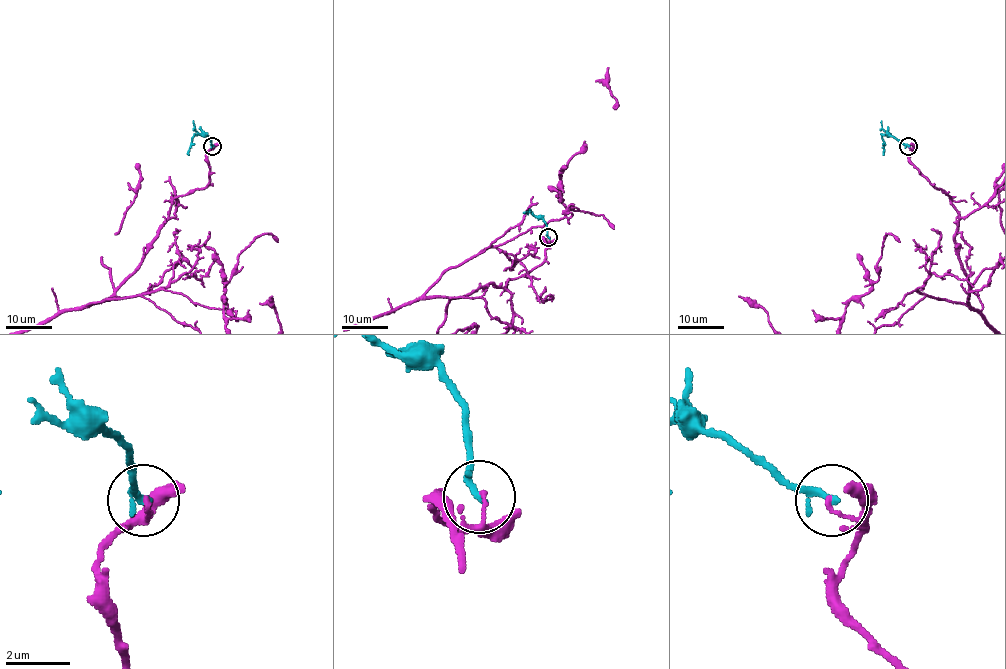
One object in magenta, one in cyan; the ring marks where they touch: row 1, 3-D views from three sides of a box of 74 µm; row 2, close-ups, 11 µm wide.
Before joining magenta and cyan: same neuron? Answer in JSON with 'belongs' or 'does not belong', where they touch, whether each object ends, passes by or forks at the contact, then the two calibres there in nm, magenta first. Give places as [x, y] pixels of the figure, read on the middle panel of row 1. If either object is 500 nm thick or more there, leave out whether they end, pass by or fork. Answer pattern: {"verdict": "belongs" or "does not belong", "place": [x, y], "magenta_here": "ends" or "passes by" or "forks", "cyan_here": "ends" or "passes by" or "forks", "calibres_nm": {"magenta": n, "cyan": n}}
{"verdict": "does not belong", "place": [548, 237], "magenta_here": "ends", "cyan_here": "passes by", "calibres_nm": {"magenta": 120, "cyan": 160}}

